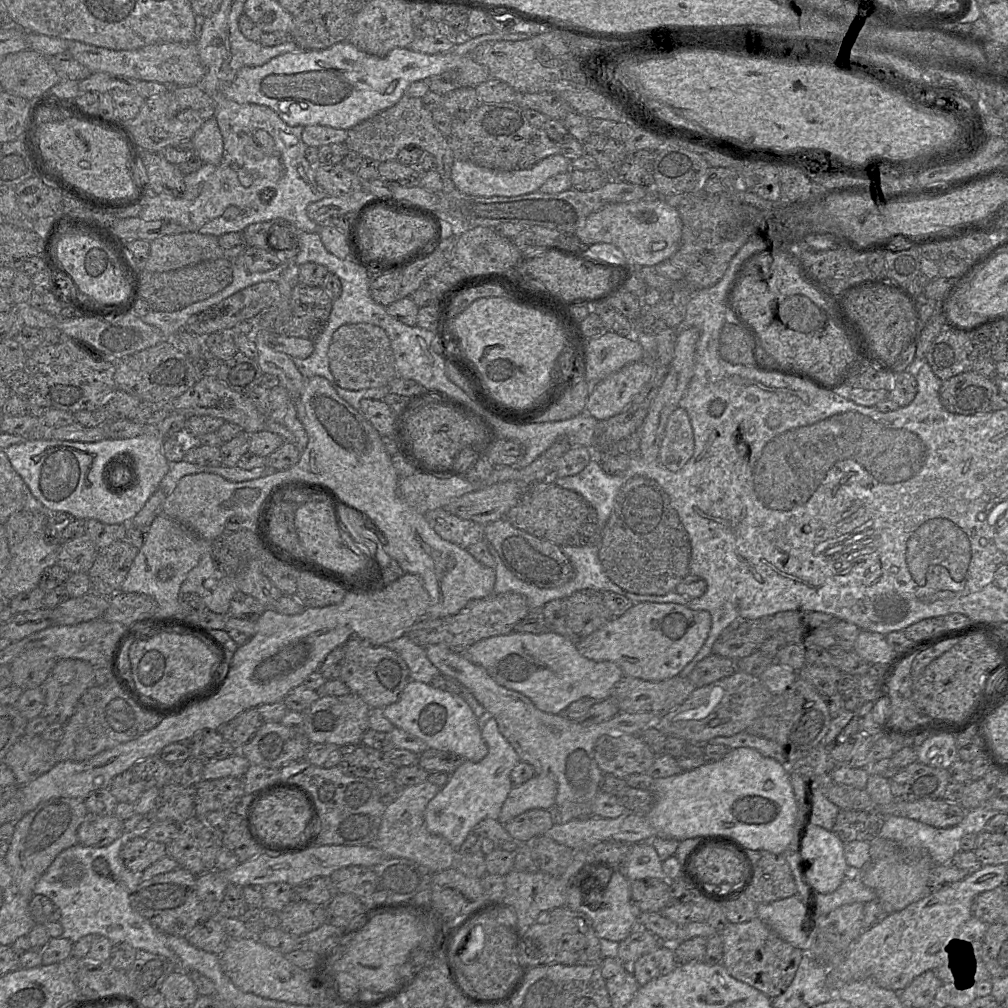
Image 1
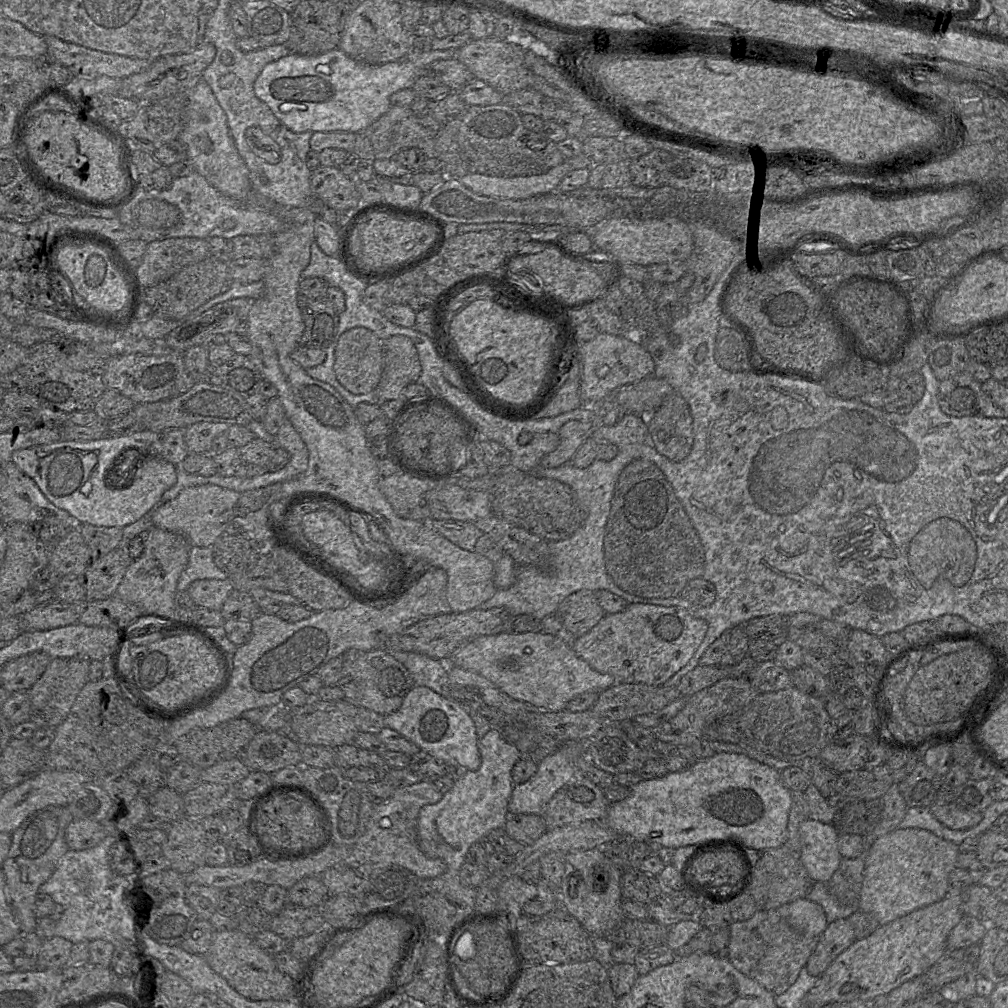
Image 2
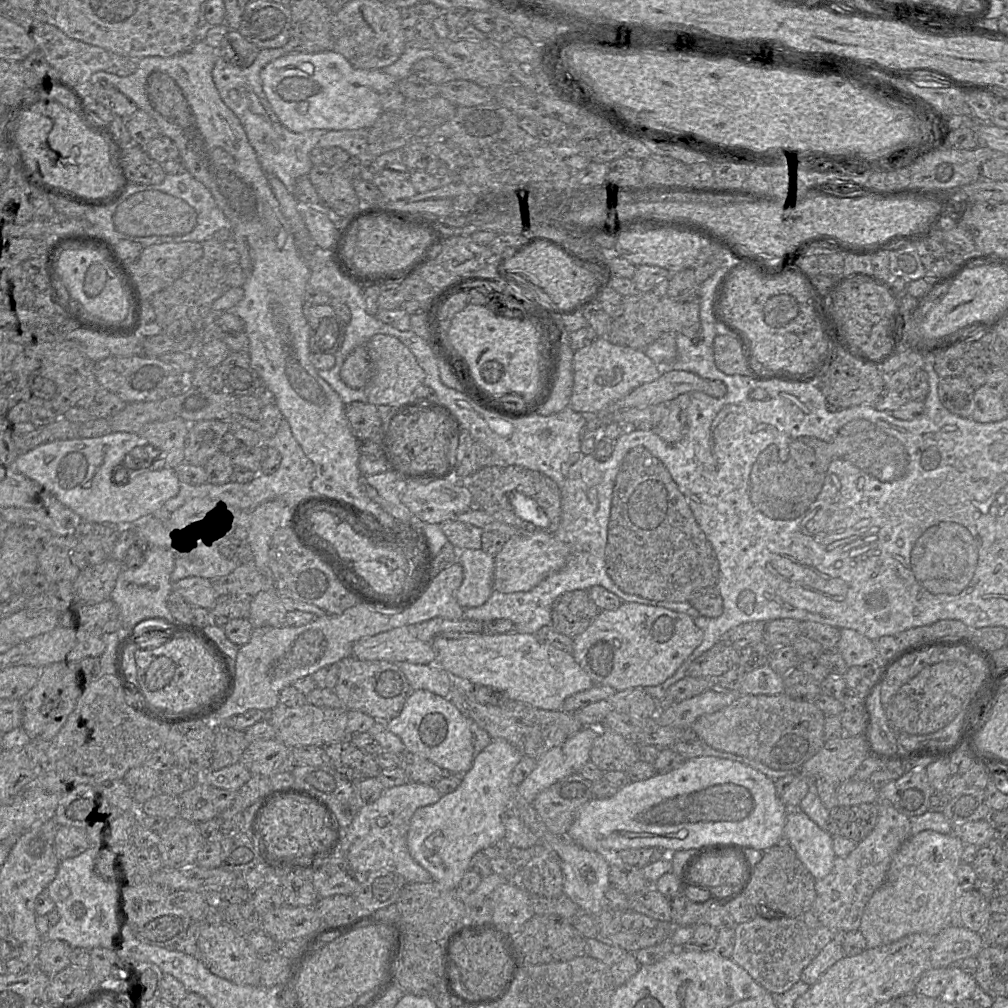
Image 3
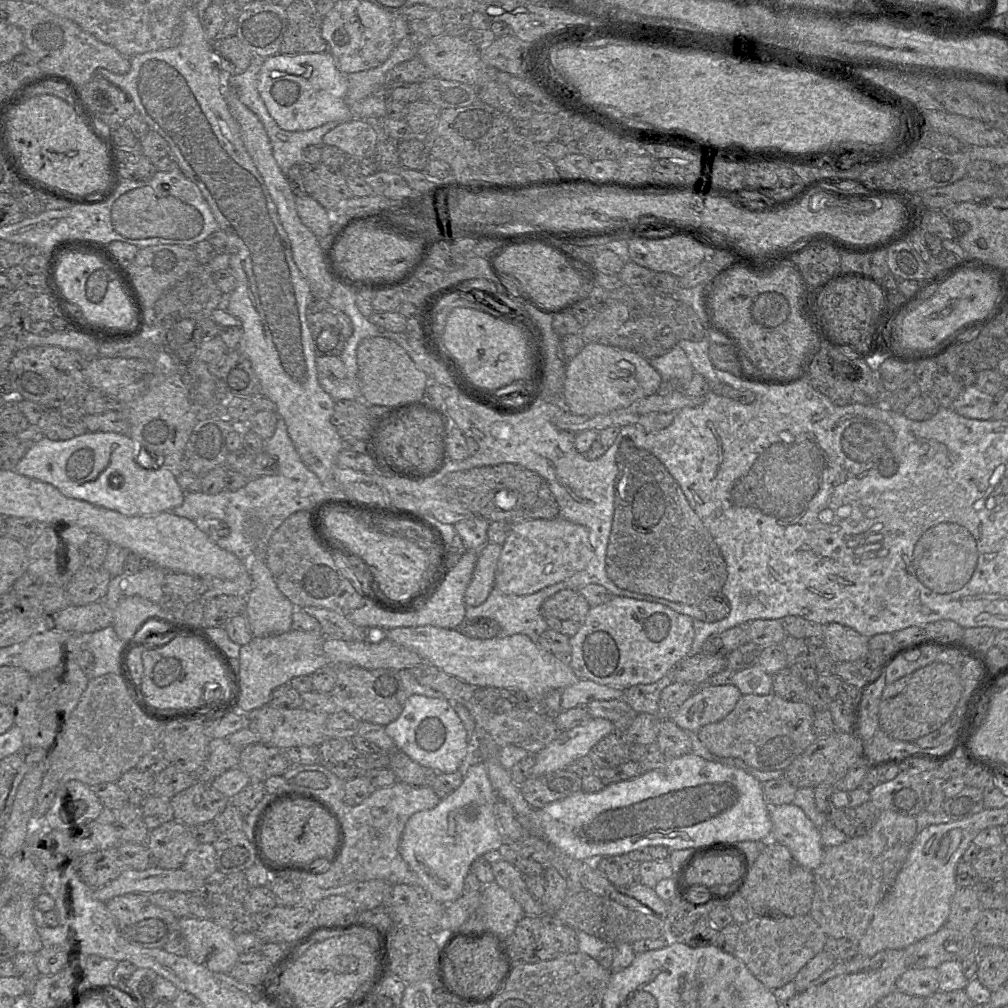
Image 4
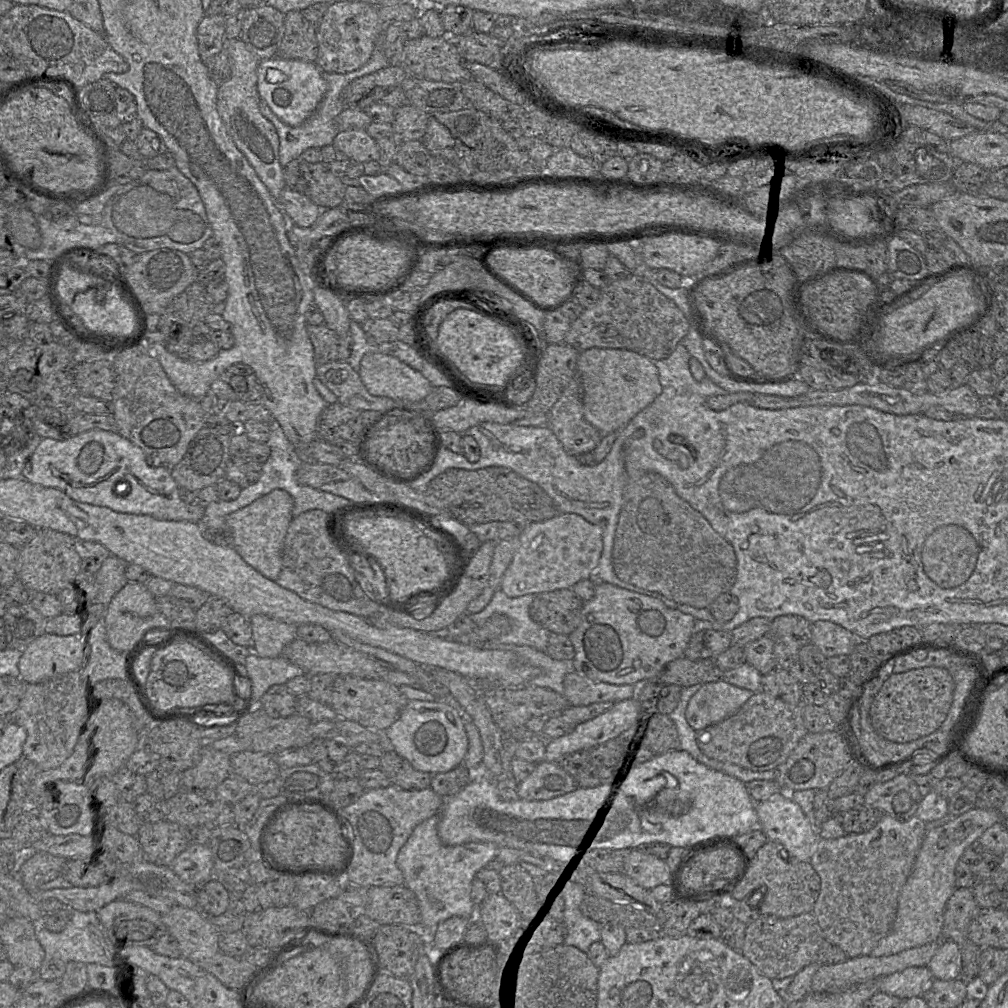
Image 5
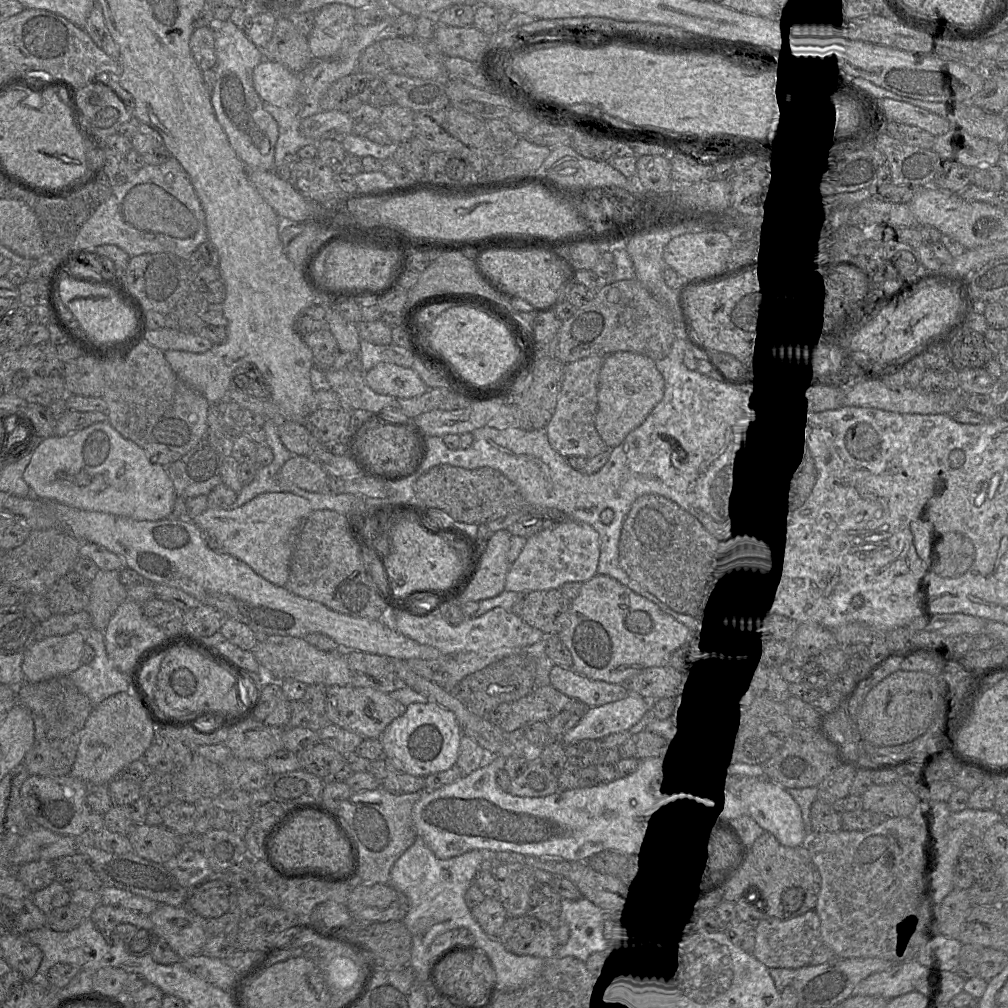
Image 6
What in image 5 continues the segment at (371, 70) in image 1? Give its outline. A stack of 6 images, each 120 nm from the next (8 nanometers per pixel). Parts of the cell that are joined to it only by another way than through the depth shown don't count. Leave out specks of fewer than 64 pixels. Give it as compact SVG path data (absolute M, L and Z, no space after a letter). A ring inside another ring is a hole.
M273 57L260 60L257 68L258 94L271 111L285 124L297 127L315 111L327 90L327 82L316 62Z

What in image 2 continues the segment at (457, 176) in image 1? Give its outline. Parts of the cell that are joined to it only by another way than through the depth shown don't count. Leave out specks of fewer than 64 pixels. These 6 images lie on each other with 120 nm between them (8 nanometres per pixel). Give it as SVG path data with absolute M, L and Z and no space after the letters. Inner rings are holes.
M569 161L548 172L531 176L498 177L470 173L459 178L461 183L477 194L495 199L526 199L558 190L561 180L571 171Z

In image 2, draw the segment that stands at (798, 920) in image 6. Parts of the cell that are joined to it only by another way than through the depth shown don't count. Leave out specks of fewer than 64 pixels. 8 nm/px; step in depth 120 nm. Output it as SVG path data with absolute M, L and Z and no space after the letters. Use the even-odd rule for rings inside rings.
M762 910L730 927L728 960L741 973L759 983L773 996L784 993L796 981L814 951L817 940L793 928L777 910Z

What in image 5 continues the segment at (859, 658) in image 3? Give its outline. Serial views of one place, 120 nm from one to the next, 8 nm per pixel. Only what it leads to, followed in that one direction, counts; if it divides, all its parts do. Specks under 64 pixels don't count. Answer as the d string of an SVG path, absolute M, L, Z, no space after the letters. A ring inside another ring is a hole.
M831 621L811 623L811 639L813 644L826 657L850 655L856 645L856 635L846 628Z

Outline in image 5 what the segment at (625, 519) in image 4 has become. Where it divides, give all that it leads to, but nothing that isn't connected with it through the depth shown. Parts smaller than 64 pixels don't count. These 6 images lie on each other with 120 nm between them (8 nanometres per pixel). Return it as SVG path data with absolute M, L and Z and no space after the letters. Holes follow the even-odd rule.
M657 472L633 477L623 492L615 531L612 565L616 576L636 587L658 592L667 599L695 608L709 608L721 594L730 591L736 579L737 559L732 545L721 537L705 517L681 498L673 485Z

